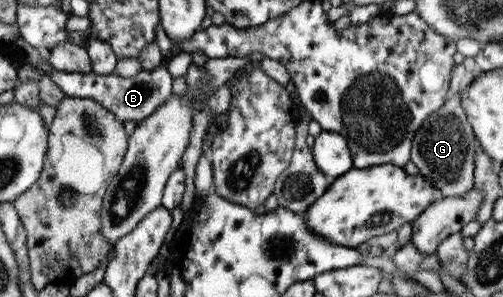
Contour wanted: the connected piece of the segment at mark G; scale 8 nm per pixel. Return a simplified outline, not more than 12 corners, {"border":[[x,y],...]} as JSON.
{"border":[[459,93],[415,133],[409,160],[443,197],[473,186],[477,141]]}

